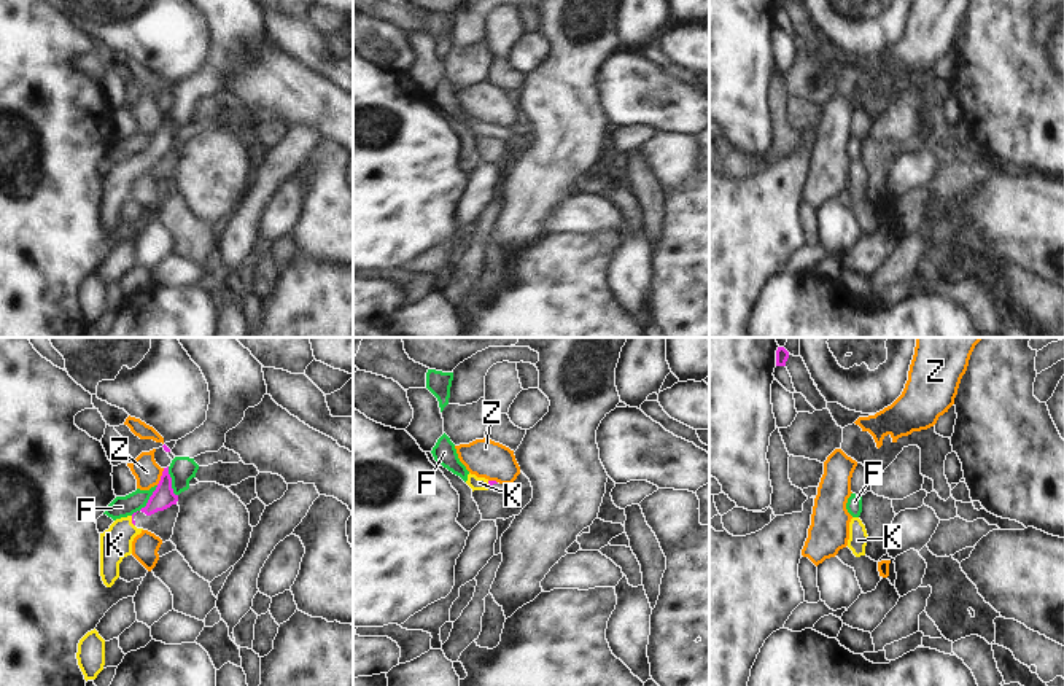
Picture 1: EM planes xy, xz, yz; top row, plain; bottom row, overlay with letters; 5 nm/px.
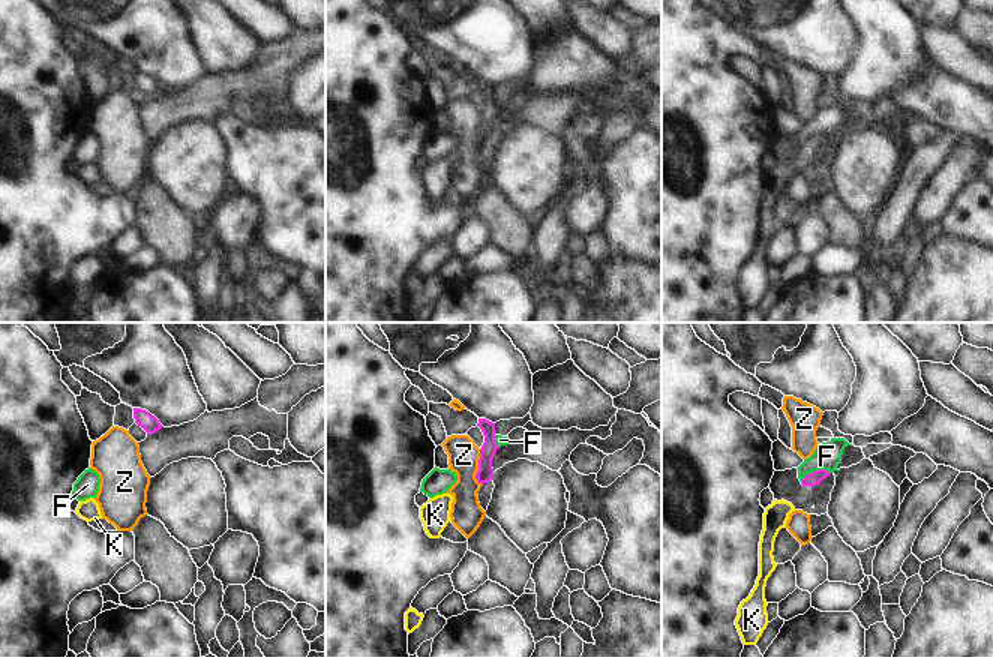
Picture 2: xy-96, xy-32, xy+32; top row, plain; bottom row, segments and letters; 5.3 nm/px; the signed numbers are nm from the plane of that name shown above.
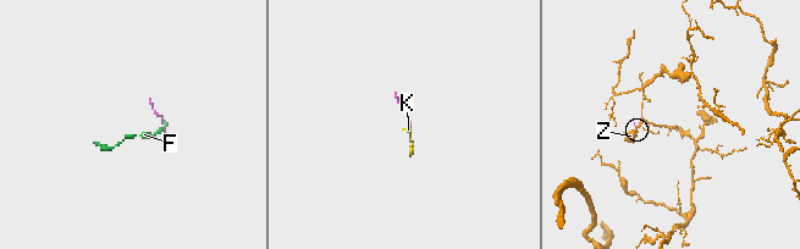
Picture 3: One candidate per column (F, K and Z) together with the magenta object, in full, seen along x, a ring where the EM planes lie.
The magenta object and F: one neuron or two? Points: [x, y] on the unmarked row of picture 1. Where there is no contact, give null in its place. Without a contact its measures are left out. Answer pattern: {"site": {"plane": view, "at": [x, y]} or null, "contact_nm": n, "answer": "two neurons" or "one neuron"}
{"site": {"plane": "xy", "at": [147, 147]}, "contact_nm": 200, "answer": "two neurons"}

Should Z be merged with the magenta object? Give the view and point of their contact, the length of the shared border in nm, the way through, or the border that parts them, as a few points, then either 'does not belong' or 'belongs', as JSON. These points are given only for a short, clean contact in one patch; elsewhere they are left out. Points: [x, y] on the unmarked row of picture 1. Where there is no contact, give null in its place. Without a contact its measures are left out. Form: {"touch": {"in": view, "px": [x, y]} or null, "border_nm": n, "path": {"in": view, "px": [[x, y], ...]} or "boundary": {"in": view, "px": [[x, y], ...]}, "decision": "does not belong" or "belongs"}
{"touch": {"in": "xy", "px": [161, 120]}, "border_nm": 100, "boundary": {"in": "xy", "px": [[164, 112], [156, 128]]}, "decision": "does not belong"}

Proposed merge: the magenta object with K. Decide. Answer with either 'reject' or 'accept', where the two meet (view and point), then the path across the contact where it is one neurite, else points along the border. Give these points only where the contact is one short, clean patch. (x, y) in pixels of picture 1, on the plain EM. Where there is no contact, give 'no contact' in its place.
accept | xy (132, 164) | across xy (137, 155), (132, 164), (116, 185)

